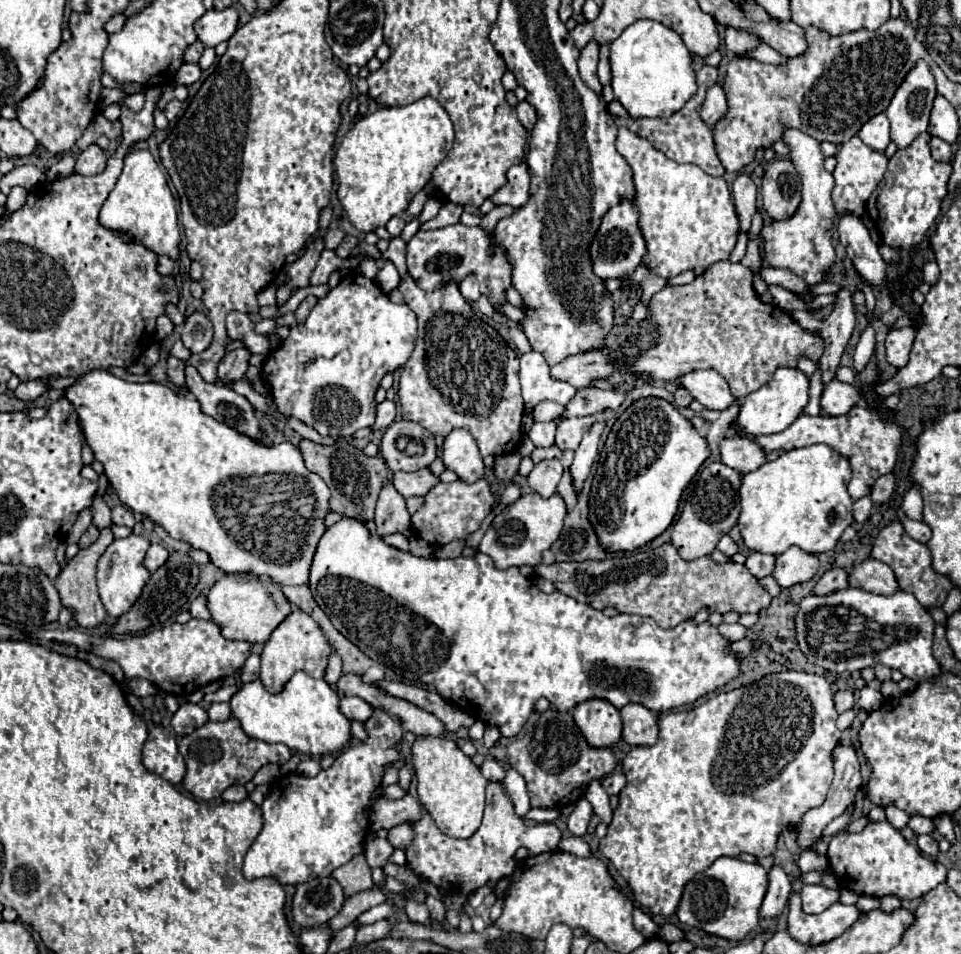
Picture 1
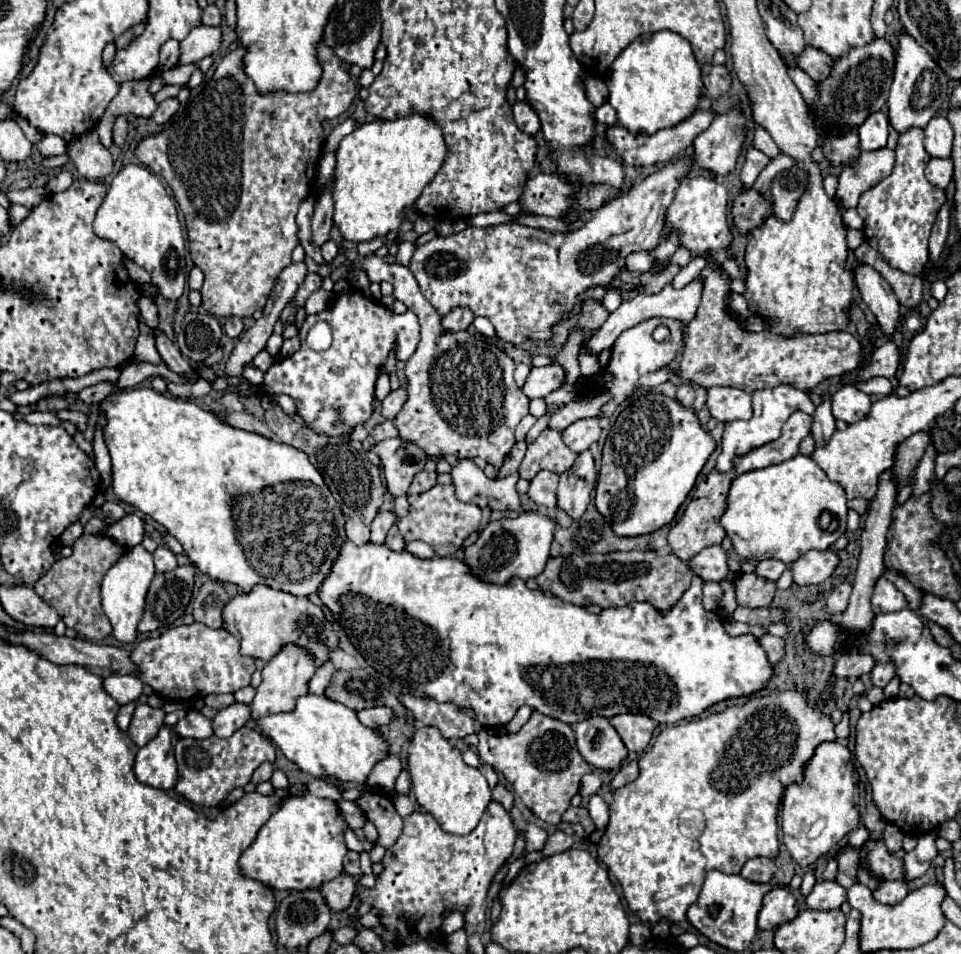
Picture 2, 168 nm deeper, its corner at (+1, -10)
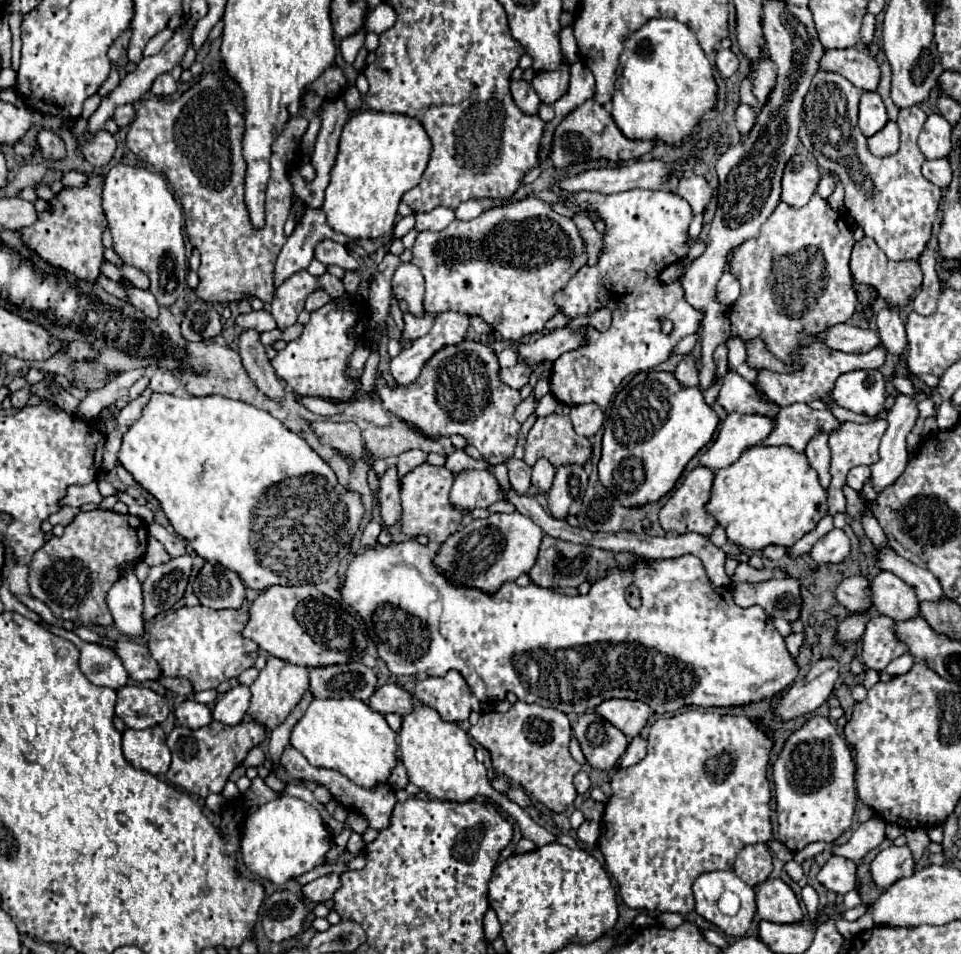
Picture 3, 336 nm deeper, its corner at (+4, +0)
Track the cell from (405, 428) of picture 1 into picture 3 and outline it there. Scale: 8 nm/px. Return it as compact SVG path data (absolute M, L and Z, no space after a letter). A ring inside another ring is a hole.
M396 466L388 468L386 474L380 478L380 512L382 522L386 526L394 526L402 516L402 504L400 504L400 488L398 488L398 474Z

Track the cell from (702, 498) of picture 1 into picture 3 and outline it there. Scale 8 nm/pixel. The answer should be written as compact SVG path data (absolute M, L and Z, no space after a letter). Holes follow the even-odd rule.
M696 466L692 472L688 472L680 486L676 486L666 504L660 510L660 524L666 532L674 532L674 534L686 534L686 532L698 532L698 534L710 534L714 530L714 526L718 524L714 520L714 516L710 512L706 512L704 504L710 498L710 488L712 488L712 480L714 480L714 472L710 468L704 466Z

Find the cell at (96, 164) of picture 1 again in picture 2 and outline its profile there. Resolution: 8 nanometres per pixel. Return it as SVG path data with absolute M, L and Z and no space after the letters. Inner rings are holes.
M95 130L73 140L67 146L67 154L71 156L77 172L87 180L101 180L113 172L113 158L109 150L99 144Z

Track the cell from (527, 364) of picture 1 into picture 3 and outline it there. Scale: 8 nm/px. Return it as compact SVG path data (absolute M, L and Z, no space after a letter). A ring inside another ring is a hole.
M506 348L506 350L502 350L500 354L498 354L498 364L502 366L502 368L510 368L510 366L514 366L518 362L518 354L514 352L514 350L510 350L510 348Z

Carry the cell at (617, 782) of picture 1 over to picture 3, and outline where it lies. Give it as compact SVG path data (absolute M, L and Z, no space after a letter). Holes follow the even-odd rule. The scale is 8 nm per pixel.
M636 736L636 738L632 738L632 742L628 744L628 750L626 750L624 758L620 760L620 766L622 766L622 768L628 768L628 766L640 762L644 756L646 756L646 738L644 738L644 736Z

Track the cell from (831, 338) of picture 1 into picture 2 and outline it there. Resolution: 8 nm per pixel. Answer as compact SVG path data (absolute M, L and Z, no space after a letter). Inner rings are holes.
M823 394L823 402L815 408L813 414L813 436L815 436L815 444L823 446L831 434L835 432L835 418L831 414L831 396Z

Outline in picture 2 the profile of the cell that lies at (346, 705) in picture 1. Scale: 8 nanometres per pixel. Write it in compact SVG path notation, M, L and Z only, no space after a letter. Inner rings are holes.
M379 706L379 708L371 708L371 710L359 710L357 718L361 724L365 724L369 728L377 728L377 726L389 724L393 718L393 712L385 706Z

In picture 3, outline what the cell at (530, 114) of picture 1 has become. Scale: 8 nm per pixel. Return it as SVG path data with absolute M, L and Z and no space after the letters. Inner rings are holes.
M520 78L520 80L512 80L510 90L512 90L514 102L518 104L518 108L520 108L522 112L526 112L526 114L536 114L536 112L538 112L540 98L538 98L538 94L534 92L534 88L532 88L530 82L526 82L526 80L522 80L522 78Z

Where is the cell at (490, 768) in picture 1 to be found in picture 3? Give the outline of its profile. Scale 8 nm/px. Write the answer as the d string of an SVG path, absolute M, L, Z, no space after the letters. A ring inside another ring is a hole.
M510 788L508 792L504 792L510 800L514 800L516 804L520 804L522 808L530 808L530 806L534 806L534 802L532 802L532 798L522 790L522 788Z

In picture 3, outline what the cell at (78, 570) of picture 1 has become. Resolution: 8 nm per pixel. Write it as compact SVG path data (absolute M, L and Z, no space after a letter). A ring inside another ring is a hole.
M98 508L80 512L62 536L52 536L34 554L28 576L32 596L44 602L58 620L72 620L78 626L110 626L106 592L118 580L122 566L144 558L146 544L148 524L138 516Z

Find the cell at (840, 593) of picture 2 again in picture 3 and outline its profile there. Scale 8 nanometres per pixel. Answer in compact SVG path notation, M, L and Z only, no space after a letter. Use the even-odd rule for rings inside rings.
M852 576L844 580L836 590L836 598L850 612L868 612L872 608L870 580L866 576Z

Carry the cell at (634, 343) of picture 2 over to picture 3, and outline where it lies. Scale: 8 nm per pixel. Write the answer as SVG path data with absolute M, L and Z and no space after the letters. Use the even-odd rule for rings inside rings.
M626 190L626 192L616 192L616 194L600 194L600 192L558 192L558 194L576 202L578 206L594 210L604 220L606 230L602 232L604 250L598 256L596 266L578 268L578 272L574 272L566 288L560 288L554 294L554 300L560 308L560 314L568 318L590 316L598 308L604 308L604 306L608 308L608 304L612 304L612 324L606 332L598 332L594 326L586 324L586 336L584 336L586 344L576 350L564 352L552 364L550 392L552 396L556 396L556 400L568 406L596 402L600 408L606 408L626 376L646 372L666 362L674 346L684 336L694 334L702 324L702 312L698 312L694 306L686 302L686 296L682 292L682 280L676 280L670 284L660 282L660 272L666 266L684 258L690 246L698 242L698 240L690 240L688 236L688 226L692 222L692 208L678 194L664 192L664 190ZM662 318L672 322L674 330L670 334L662 332Z

